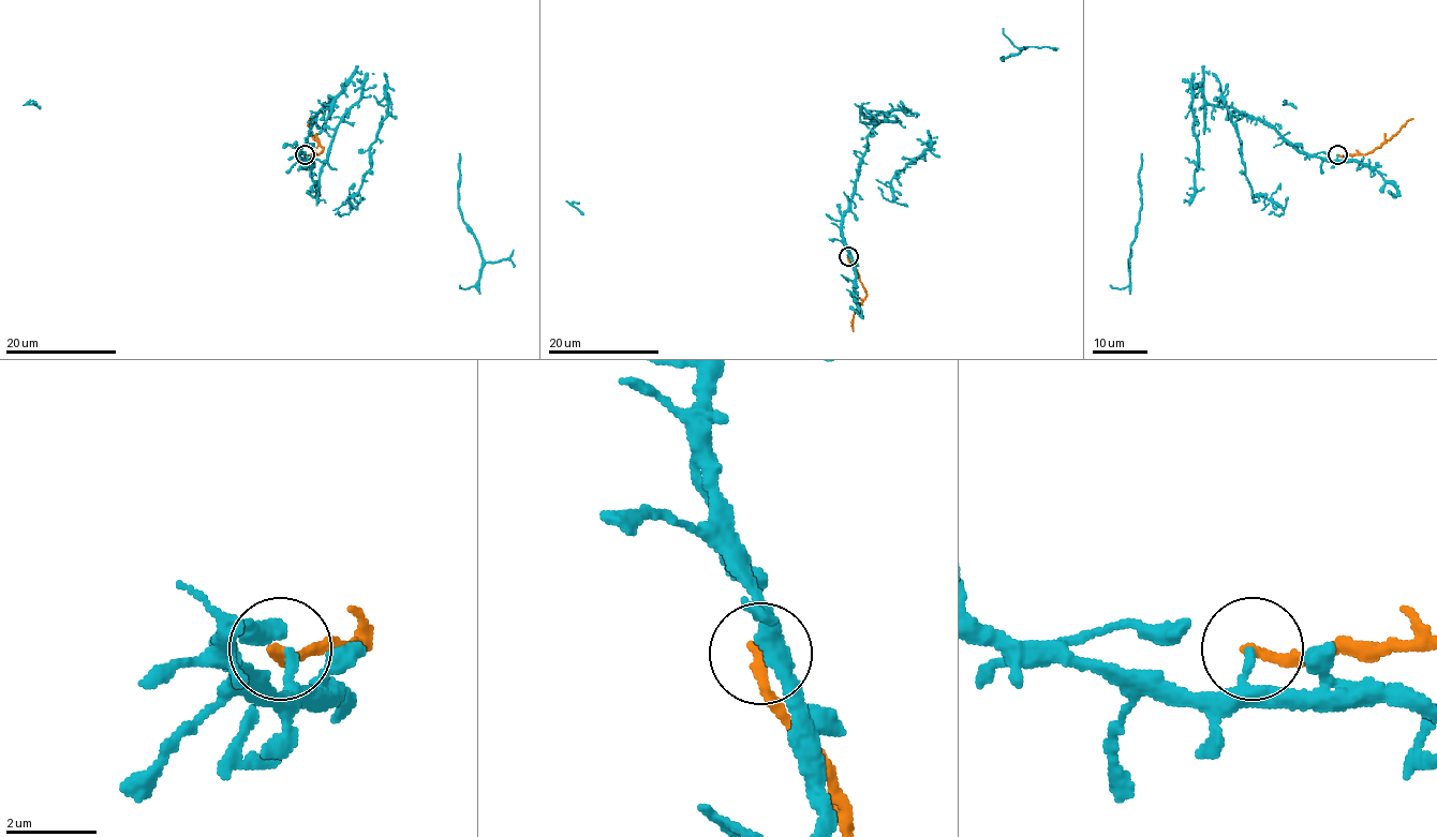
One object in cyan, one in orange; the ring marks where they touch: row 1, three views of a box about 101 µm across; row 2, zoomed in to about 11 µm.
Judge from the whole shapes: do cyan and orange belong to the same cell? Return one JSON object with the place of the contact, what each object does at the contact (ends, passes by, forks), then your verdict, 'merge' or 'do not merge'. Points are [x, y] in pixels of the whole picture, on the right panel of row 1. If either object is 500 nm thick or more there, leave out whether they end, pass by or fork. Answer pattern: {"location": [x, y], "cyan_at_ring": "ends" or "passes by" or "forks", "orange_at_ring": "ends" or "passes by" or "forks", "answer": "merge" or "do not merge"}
{"location": [1337, 154], "cyan_at_ring": "ends", "orange_at_ring": "ends", "answer": "do not merge"}

